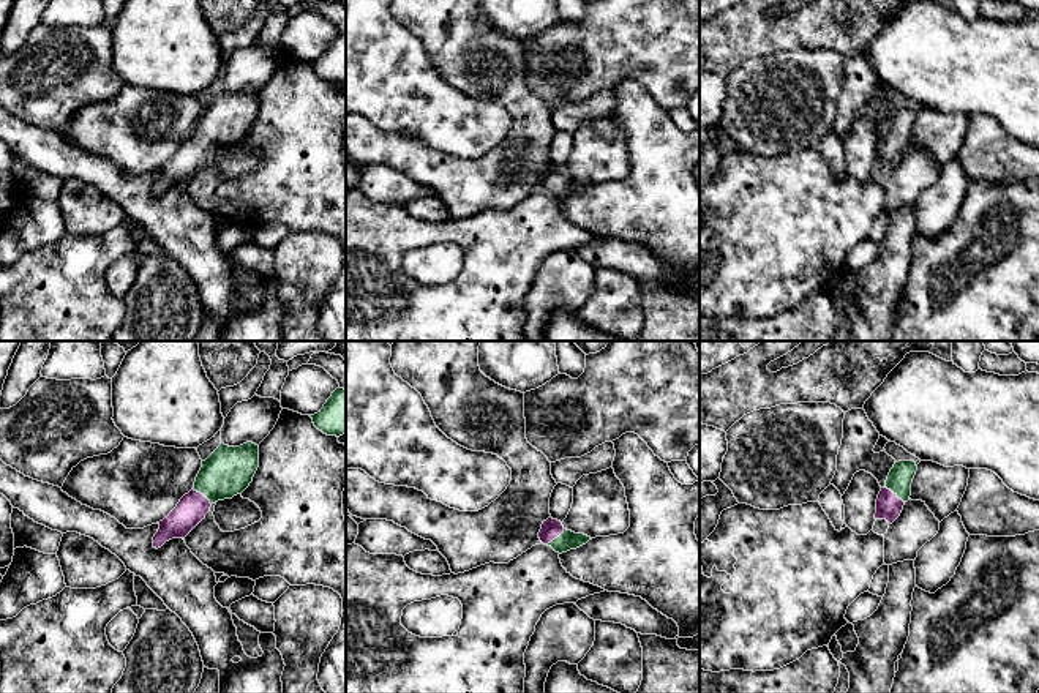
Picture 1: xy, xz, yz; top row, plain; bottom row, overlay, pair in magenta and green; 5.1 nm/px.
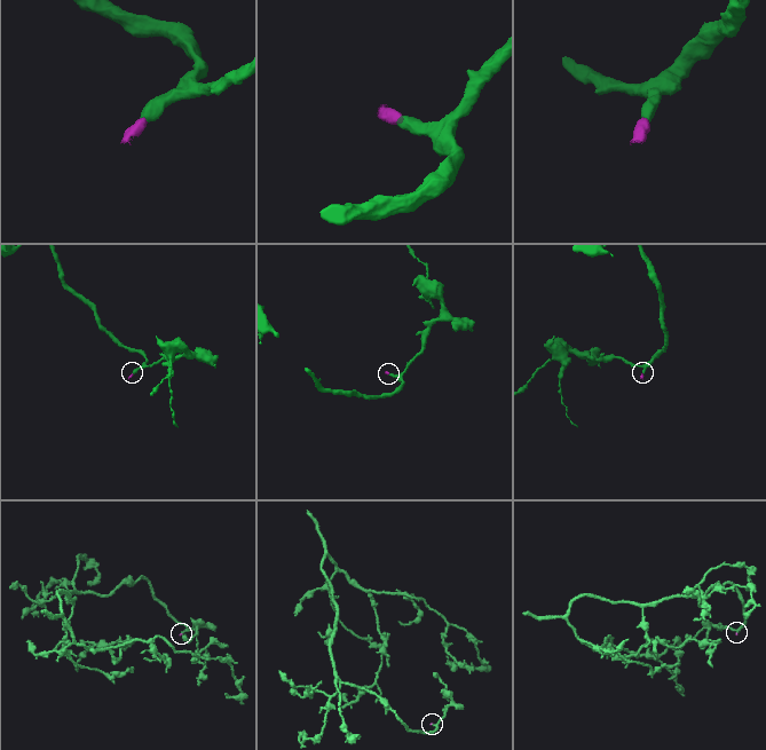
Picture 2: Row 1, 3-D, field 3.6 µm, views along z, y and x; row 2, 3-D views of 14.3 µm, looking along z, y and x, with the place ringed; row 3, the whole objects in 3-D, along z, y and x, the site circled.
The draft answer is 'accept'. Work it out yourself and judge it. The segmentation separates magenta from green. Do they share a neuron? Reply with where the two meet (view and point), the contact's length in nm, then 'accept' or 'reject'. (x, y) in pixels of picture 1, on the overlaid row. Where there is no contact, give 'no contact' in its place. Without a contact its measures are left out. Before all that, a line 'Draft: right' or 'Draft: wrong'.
Draft: right
meets magenta in yz at (892, 493); contact 130 nm long; accept

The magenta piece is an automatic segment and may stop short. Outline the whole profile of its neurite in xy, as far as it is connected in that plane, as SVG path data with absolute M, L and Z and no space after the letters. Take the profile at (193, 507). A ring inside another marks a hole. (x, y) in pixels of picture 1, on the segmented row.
M246 442L240 447L221 444L205 461L196 477L194 488L177 507L159 521L153 548L172 538L183 538L205 518L210 507L242 494L259 467L259 445Z

